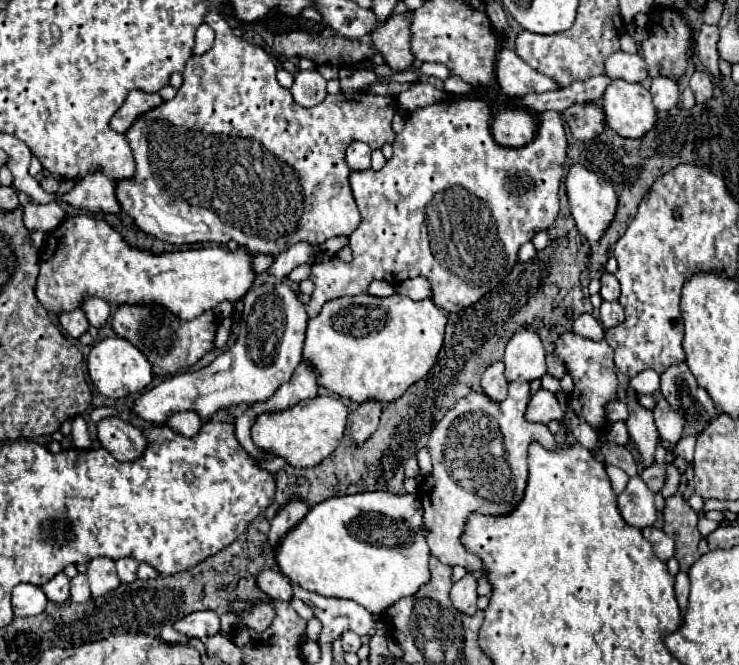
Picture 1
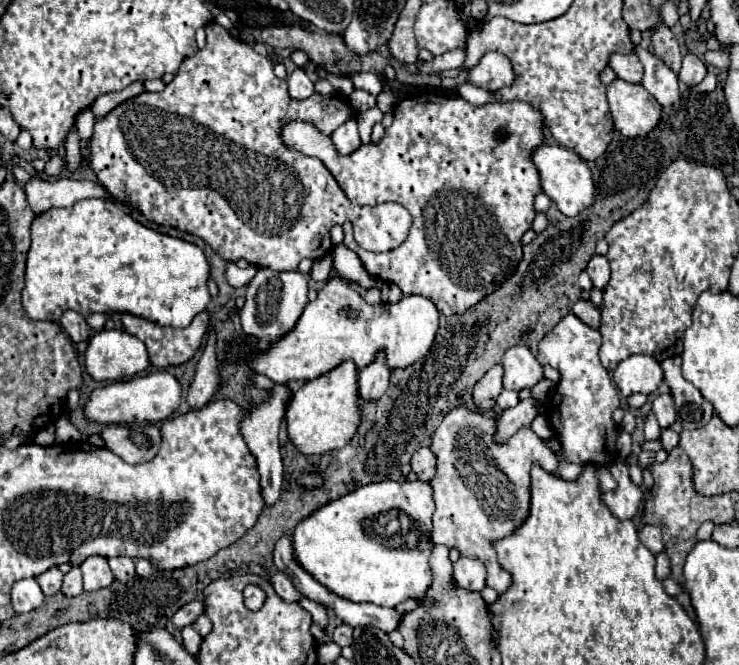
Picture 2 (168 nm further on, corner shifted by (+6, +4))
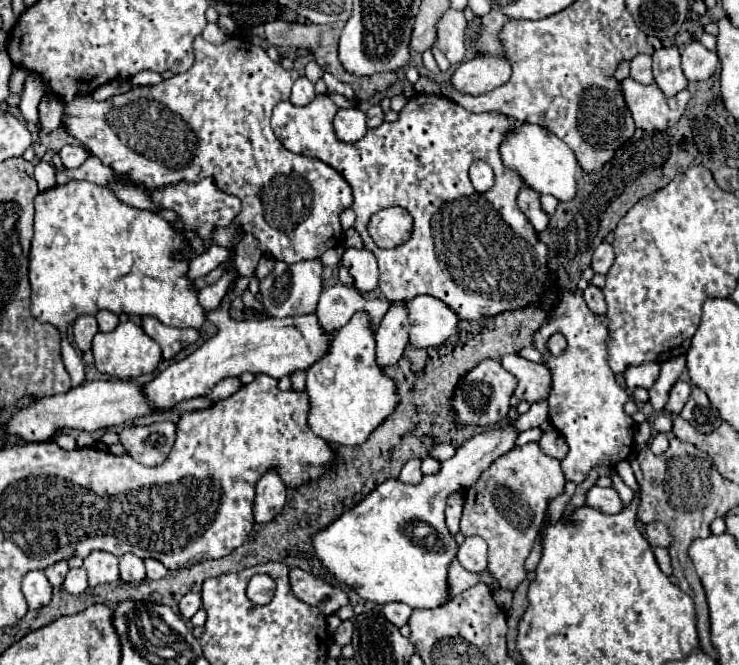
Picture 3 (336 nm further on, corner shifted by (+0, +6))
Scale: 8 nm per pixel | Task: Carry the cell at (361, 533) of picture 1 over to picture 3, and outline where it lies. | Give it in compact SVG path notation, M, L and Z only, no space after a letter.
M513 424L473 436L457 448L457 454L441 462L441 472L423 476L421 484L411 486L401 480L379 484L355 508L339 516L333 524L313 536L317 558L361 598L389 604L403 602L411 608L437 608L451 600L447 570L457 556L455 536L445 524L445 500L451 492L473 486L493 460L515 446L517 430Z

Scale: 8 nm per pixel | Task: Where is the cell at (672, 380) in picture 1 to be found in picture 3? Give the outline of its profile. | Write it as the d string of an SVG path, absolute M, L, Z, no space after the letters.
M693 388L687 404L681 410L681 416L701 434L711 434L723 422L717 410L711 406L707 394L699 388Z

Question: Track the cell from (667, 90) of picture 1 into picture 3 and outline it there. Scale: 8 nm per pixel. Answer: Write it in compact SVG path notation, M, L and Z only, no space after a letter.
M661 48L653 54L653 76L657 86L663 90L667 98L675 96L683 88L687 88L687 78L681 70L679 50L673 48Z

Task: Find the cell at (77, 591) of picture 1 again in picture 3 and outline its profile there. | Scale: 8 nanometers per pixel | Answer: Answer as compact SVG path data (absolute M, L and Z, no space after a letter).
M71 568L65 576L65 582L63 582L63 588L71 594L81 594L85 592L87 588L87 574L85 574L85 568Z

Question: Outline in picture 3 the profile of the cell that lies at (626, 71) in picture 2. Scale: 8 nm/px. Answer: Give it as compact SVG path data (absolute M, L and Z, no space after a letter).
M637 54L631 60L631 78L641 82L641 84L653 84L653 74L651 74L651 56L647 54Z

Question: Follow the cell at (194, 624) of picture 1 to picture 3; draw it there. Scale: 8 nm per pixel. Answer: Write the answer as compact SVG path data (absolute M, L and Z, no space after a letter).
M195 592L185 594L185 596L181 598L181 602L179 602L179 612L181 612L181 616L187 618L187 620L189 620L199 608L201 608L201 596L195 594Z

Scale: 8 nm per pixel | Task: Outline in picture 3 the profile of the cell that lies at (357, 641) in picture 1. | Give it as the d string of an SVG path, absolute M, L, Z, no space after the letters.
M345 620L341 622L341 626L335 630L333 638L335 638L335 644L339 646L345 646L351 642L351 634L353 634L353 622L351 620Z

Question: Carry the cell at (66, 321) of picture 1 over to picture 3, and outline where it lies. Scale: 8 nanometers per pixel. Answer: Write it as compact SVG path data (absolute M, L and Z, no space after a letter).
M79 316L73 324L73 336L75 336L75 344L81 352L91 350L91 340L93 336L99 332L97 320L93 316Z

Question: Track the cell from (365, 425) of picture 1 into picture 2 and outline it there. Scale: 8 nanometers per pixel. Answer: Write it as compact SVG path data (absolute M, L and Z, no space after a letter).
M377 354L375 362L369 364L361 374L359 374L359 398L363 402L369 400L379 400L379 396L383 396L383 392L389 386L389 376L391 372L385 366L385 358L383 354Z

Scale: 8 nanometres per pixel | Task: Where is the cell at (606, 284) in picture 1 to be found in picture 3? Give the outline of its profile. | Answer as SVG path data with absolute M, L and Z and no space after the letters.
M601 242L597 246L597 250L593 252L593 264L591 264L591 268L595 272L599 272L599 274L607 274L609 268L611 268L611 264L613 264L613 260L615 260L615 254L613 254L611 244L609 242Z

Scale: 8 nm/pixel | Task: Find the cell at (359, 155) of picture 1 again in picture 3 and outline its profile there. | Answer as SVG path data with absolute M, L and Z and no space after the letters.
M339 108L333 120L335 134L341 142L357 142L365 136L365 114L359 108Z

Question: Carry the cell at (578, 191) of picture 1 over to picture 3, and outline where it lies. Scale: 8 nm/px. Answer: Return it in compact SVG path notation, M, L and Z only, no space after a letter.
M529 122L519 124L513 130L509 130L509 134L505 134L499 152L501 152L503 164L515 174L519 174L529 188L537 190L539 194L551 194L563 202L575 198L575 192L577 192L575 172L579 166L569 146L553 132Z

